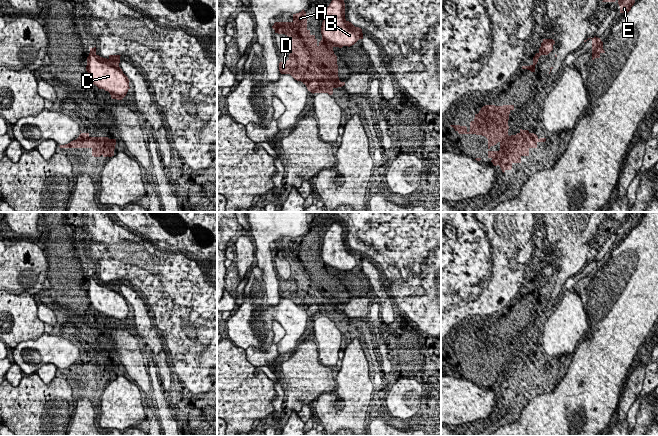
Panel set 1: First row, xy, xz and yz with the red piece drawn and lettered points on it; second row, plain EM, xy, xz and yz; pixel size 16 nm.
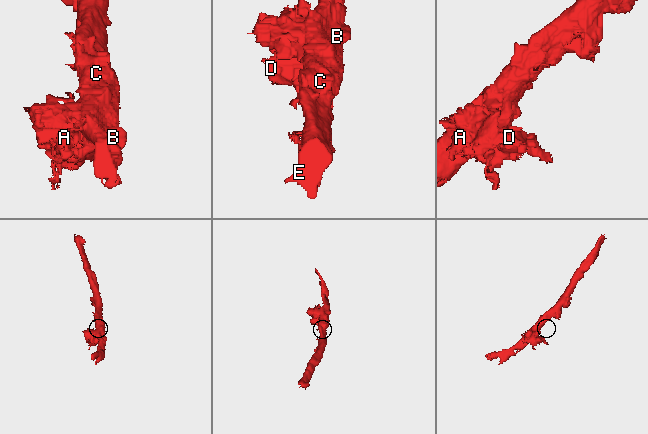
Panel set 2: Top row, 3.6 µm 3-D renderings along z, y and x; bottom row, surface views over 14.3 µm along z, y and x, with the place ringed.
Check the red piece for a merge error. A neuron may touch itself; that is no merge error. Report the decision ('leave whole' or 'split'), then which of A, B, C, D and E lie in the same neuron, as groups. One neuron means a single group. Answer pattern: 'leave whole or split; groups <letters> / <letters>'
leave whole; groups A B C D E

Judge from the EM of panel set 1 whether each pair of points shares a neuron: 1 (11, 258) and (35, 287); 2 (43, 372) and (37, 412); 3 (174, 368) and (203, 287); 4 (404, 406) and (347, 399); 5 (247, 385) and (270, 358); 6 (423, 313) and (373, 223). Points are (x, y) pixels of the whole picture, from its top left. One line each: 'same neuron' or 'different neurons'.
1: same neuron
2: different neurons
3: same neuron
4: different neurons
5: different neurons
6: same neuron

